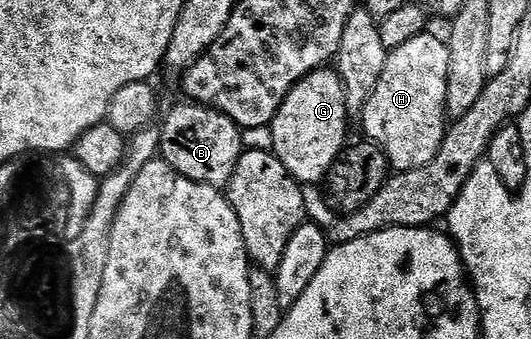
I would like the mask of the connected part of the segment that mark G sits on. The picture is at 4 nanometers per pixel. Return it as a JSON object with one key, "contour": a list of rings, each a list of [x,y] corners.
{"contour":[[[336,68],[316,69],[289,92],[287,99],[283,99],[271,126],[272,152],[302,186],[309,187],[312,181],[324,182],[329,169],[346,148],[349,120],[351,114],[347,107],[347,95]]]}

